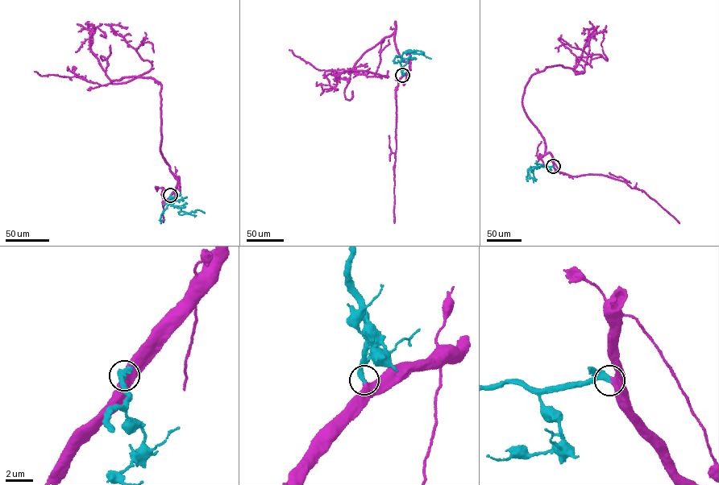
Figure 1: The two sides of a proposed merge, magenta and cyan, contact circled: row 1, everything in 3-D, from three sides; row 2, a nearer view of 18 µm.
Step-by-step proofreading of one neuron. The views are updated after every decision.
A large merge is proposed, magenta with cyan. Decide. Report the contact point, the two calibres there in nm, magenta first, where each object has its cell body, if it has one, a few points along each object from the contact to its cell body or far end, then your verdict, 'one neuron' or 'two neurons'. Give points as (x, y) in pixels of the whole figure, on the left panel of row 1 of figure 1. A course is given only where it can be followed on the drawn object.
place (170, 195); calibres 550 and 440 nm; soma magenta none; soma cyan none; course magenta (170, 195), (179, 176), (160, 151), (160, 83), (135, 76), (111, 82), (151, 67), (111, 26), (127, 26); course cyan (170, 195), (168, 202), (181, 211), (190, 213), (197, 209), (205, 213); one neuron

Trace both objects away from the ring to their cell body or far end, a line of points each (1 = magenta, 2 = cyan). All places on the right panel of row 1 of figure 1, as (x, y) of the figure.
1: (553, 166), (522, 96), (529, 78), (546, 67), (583, 72), (588, 30), (583, 33)
2: (553, 166), (528, 168), (529, 178), (534, 182)

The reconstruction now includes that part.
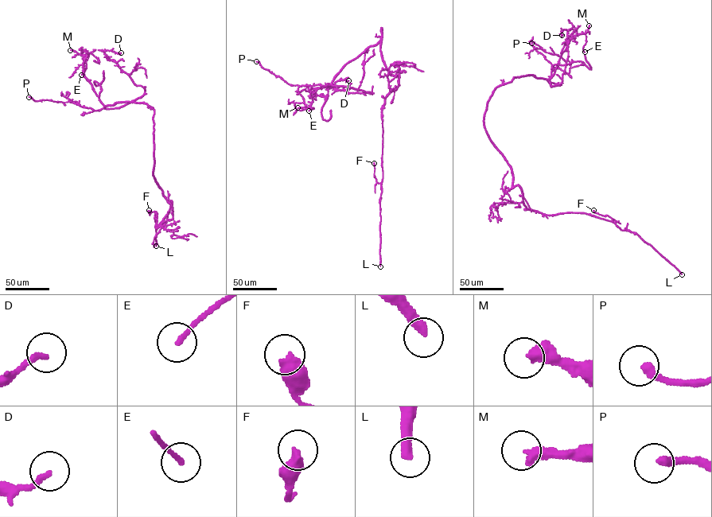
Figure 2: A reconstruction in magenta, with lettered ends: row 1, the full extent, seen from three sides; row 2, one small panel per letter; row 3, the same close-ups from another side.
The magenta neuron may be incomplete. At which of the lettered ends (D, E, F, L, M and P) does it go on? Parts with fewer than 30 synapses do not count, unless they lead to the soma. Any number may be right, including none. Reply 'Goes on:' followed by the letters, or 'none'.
Goes on: L, M, P

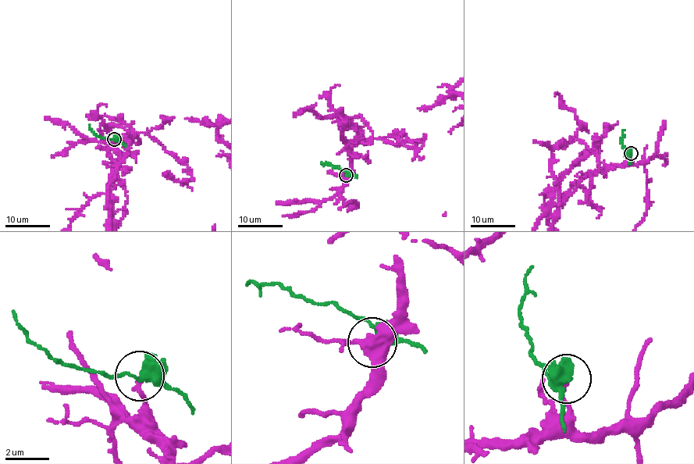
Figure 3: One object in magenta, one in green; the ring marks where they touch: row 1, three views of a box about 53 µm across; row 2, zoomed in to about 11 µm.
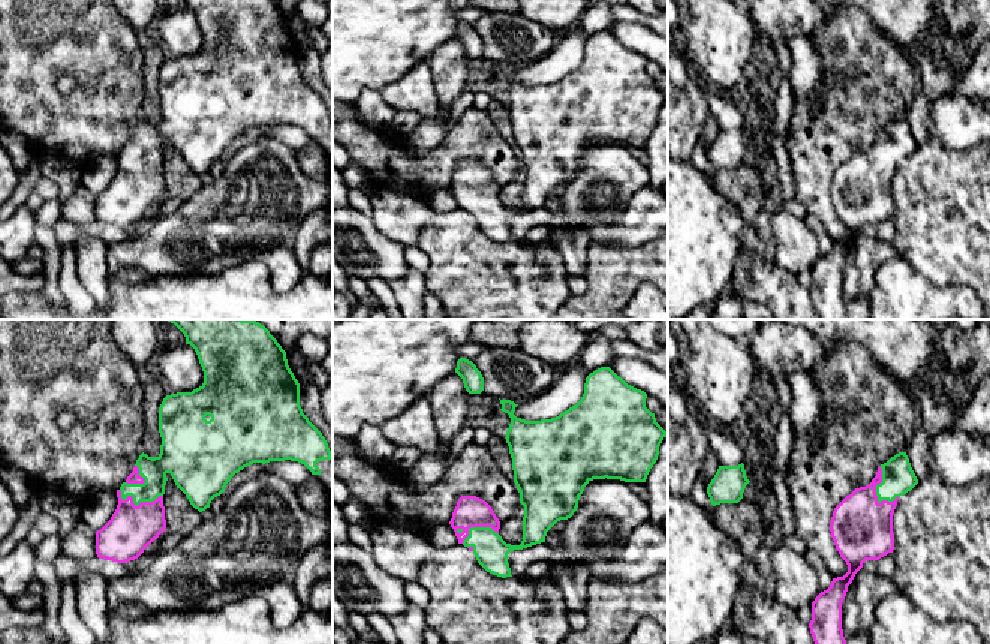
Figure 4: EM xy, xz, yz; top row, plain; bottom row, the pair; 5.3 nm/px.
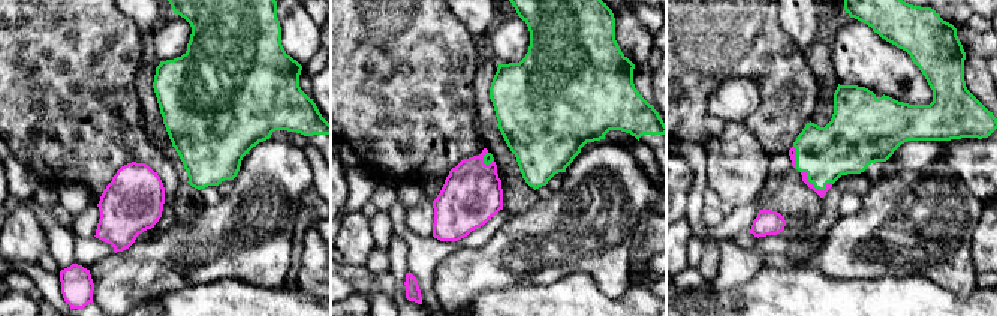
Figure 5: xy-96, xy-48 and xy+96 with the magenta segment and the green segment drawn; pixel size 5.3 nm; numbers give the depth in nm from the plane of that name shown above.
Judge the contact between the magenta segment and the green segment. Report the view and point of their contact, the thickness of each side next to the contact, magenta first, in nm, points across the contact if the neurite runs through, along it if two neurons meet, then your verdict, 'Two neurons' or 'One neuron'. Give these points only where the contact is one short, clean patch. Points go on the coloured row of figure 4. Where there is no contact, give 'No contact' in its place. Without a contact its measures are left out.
Touches magenta at yz (875, 490). Thickness 320 nm (magenta) against 180 nm. Path across: yz (861, 529), (875, 490), (882, 490), (897, 477). One neuron

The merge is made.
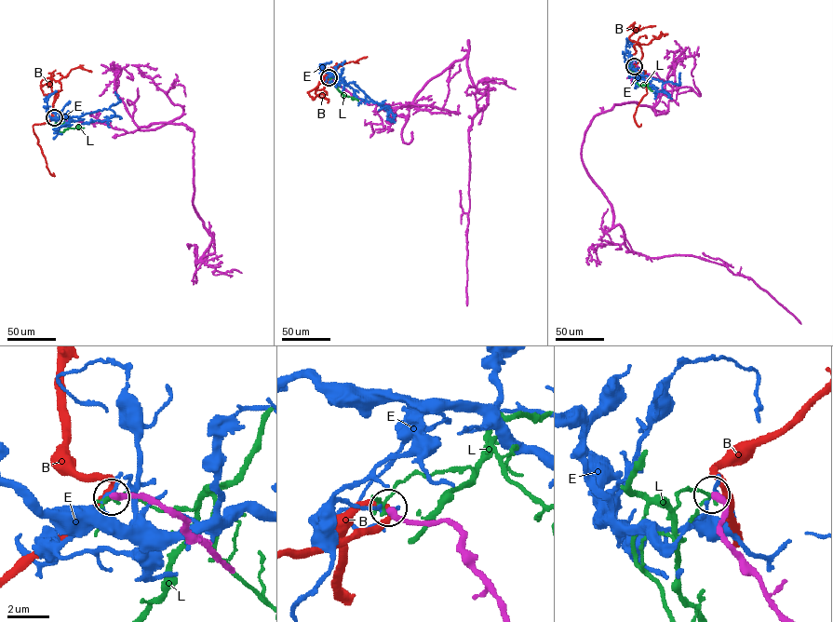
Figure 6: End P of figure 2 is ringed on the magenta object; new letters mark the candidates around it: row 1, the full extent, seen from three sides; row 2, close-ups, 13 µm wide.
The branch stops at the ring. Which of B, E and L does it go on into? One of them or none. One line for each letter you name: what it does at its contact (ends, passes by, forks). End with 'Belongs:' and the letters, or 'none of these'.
Belongs: none of these

